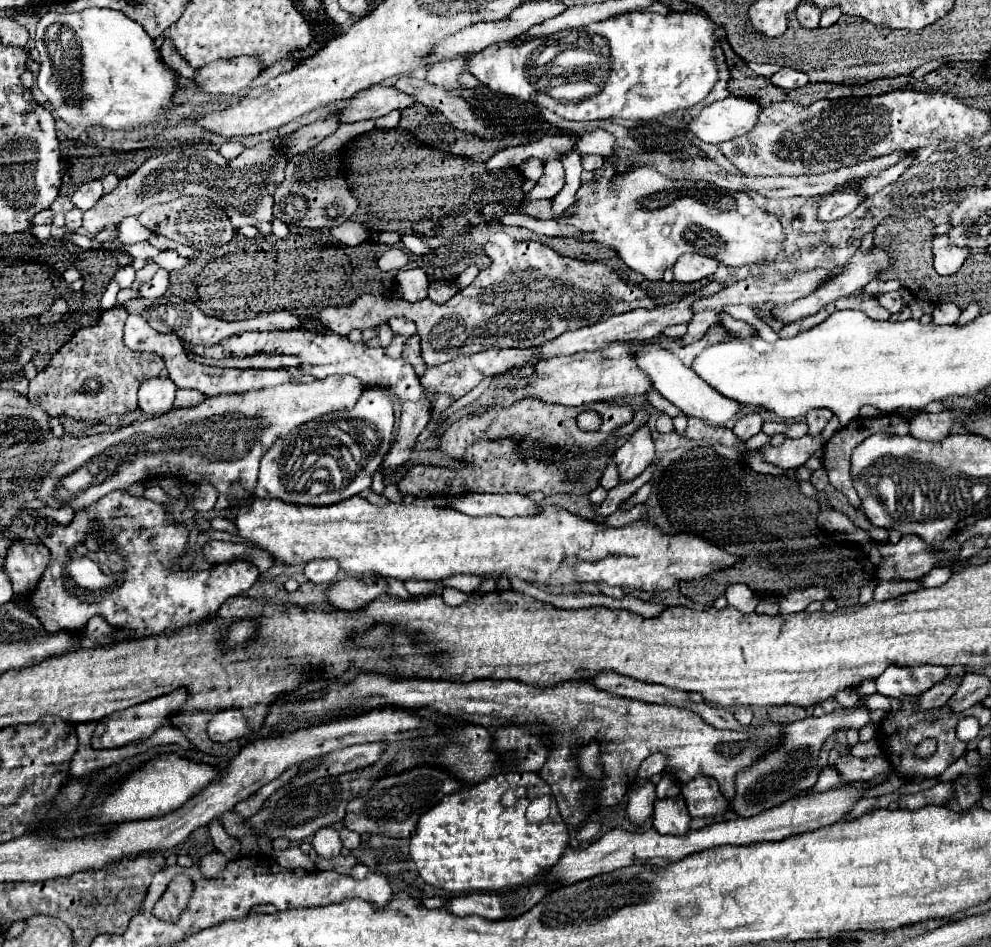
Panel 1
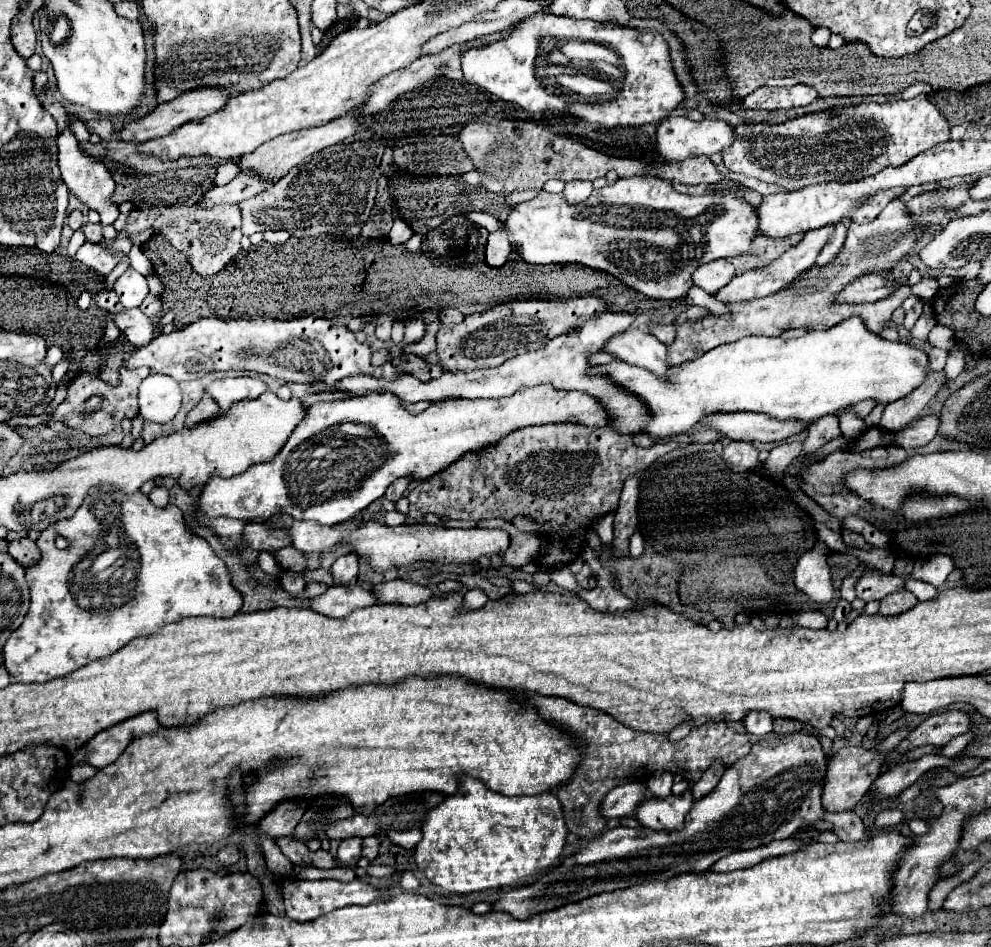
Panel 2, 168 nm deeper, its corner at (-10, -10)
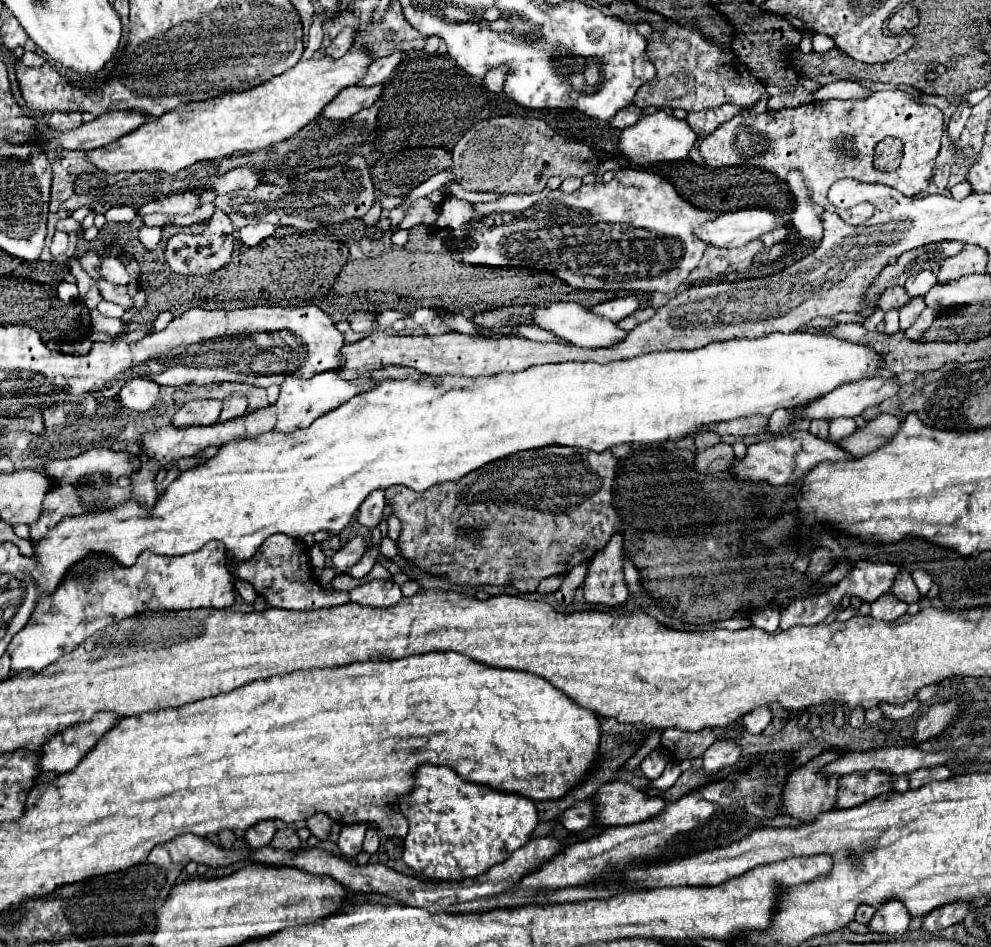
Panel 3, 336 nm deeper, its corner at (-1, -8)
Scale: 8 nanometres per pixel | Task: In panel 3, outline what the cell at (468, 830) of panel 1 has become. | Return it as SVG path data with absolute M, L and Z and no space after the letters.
M422 765L412 793L398 801L410 825L404 839L404 863L436 881L460 881L506 861L532 839L538 825L532 799L464 781L450 767Z

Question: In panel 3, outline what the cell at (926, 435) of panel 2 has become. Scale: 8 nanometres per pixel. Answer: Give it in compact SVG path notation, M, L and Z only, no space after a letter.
M880 415L874 421L868 421L864 429L856 429L854 435L848 439L842 439L838 445L846 451L850 451L854 457L862 457L866 453L872 453L886 443L892 441L892 437L898 433L902 425L902 419L896 415Z

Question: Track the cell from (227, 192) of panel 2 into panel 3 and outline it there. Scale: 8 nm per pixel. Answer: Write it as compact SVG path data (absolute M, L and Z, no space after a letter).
M174 193L166 199L158 199L158 201L150 201L146 203L138 213L140 215L148 215L148 213L166 213L166 215L190 215L198 209L200 203L200 195L198 193Z

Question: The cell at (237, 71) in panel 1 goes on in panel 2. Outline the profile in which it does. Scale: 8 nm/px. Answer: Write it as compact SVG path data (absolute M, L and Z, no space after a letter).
M203 87L203 89L195 89L195 91L187 91L183 95L179 95L177 99L169 101L169 103L163 103L163 105L157 105L151 113L147 113L145 117L137 119L137 121L131 121L127 123L121 131L119 131L119 137L123 141L139 141L139 143L145 143L145 141L151 141L151 139L157 139L157 137L165 137L169 135L173 129L181 127L183 123L189 123L189 121L195 121L195 119L201 119L201 117L207 117L215 111L219 111L227 99L229 99L229 91L225 87Z

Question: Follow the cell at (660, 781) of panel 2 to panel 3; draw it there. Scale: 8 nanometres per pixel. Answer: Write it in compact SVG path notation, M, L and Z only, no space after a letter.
M654 749L642 763L640 769L648 779L658 779L666 767L666 757L662 757L662 749Z

